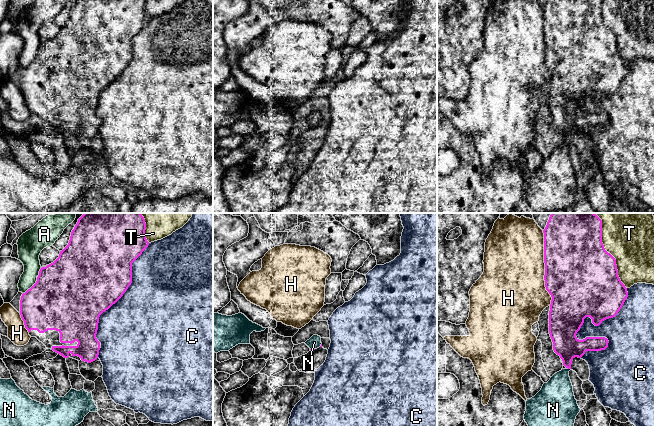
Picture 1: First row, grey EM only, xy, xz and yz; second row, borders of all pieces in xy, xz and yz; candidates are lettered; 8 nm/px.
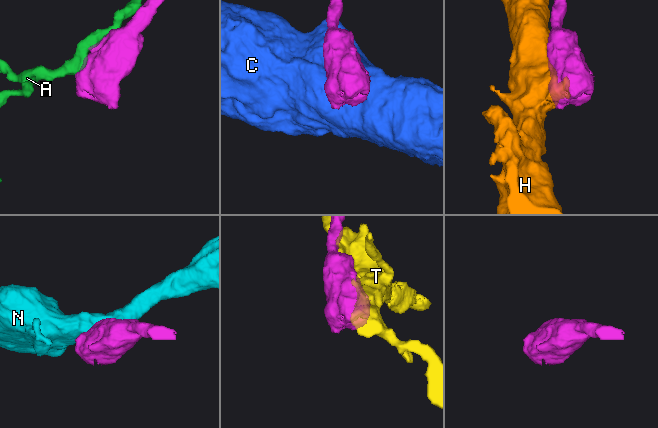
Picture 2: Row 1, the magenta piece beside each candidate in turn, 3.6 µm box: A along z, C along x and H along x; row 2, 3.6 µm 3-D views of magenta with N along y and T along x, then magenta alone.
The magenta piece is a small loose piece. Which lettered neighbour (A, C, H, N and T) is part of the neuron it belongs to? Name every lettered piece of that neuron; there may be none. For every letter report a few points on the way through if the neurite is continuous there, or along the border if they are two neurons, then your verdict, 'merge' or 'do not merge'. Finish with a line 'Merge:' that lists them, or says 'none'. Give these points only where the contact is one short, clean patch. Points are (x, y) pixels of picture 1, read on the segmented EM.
A: do not merge
C: do not merge
H: do not merge
N: way yz (565, 343), (569, 368), (561, 378), (556, 396); merge
T: do not merge
Merge: N

